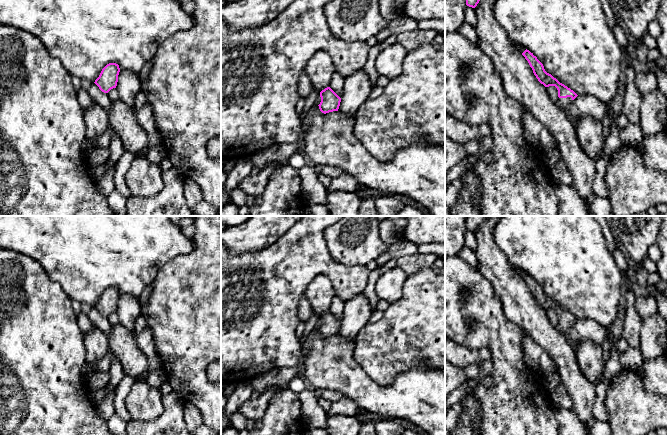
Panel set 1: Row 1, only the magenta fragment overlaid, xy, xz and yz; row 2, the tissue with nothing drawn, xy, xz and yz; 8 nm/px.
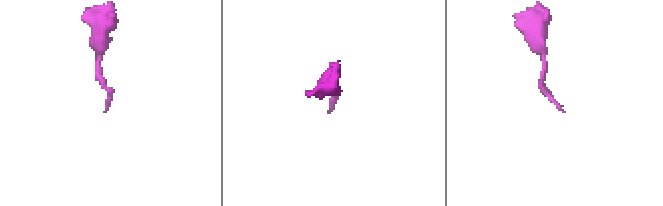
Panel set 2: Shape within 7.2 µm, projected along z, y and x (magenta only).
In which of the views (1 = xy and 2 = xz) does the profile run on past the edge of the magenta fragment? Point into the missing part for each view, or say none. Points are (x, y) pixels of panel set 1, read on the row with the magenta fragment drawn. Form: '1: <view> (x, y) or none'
1: none
2: none

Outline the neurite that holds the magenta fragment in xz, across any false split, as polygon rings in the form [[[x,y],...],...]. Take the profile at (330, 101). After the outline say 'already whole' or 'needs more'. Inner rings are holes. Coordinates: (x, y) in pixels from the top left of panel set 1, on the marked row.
[[[327,87],[320,92],[321,102],[318,105],[322,113],[326,114],[338,111],[341,98],[330,88]]] | already whole

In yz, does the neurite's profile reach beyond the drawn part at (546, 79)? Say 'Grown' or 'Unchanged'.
Grown

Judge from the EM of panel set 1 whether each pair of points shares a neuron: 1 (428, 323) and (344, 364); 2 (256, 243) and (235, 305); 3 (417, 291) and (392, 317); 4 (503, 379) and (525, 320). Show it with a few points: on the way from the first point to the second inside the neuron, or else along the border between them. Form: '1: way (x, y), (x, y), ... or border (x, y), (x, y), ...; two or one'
1: border (353, 340), (354, 359), (370, 377); two
2: border (275, 242), (259, 250), (231, 253); two
3: way (412, 297), (398, 311); one
4: border (504, 312), (511, 321), (520, 326), (529, 335); two

